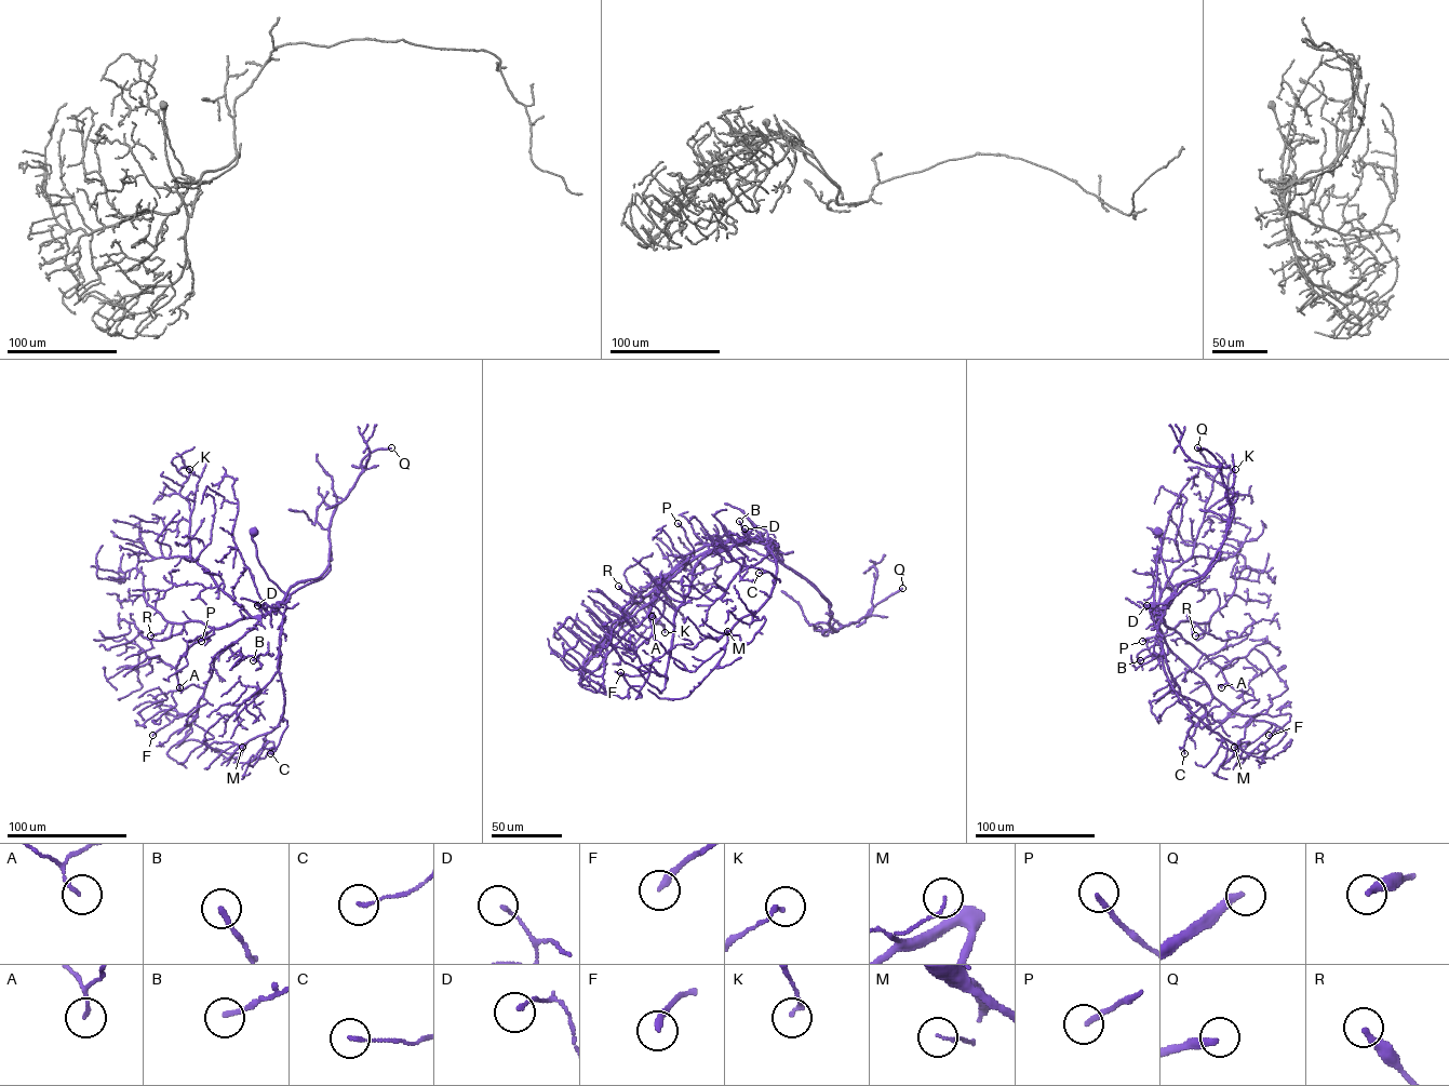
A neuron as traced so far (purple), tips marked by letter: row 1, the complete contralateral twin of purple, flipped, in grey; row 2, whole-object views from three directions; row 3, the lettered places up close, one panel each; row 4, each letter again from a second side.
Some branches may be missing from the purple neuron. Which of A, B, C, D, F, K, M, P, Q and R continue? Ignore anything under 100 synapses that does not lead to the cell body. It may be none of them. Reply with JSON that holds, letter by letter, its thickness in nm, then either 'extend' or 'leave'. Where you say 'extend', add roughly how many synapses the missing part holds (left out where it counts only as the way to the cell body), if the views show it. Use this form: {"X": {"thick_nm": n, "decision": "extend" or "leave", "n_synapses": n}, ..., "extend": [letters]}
{"A": {"thick_nm": 110, "decision": "leave"}, "B": {"thick_nm": 180, "decision": "leave"}, "C": {"thick_nm": 110, "decision": "leave"}, "D": {"thick_nm": 120, "decision": "leave"}, "F": {"thick_nm": 260, "decision": "leave"}, "K": {"thick_nm": 150, "decision": "leave"}, "M": {"thick_nm": 90, "decision": "leave"}, "P": {"thick_nm": 190, "decision": "leave"}, "Q": {"thick_nm": 280, "decision": "extend", "n_synapses": 300}, "R": {"thick_nm": 280, "decision": "leave"}, "extend": ["Q"]}

